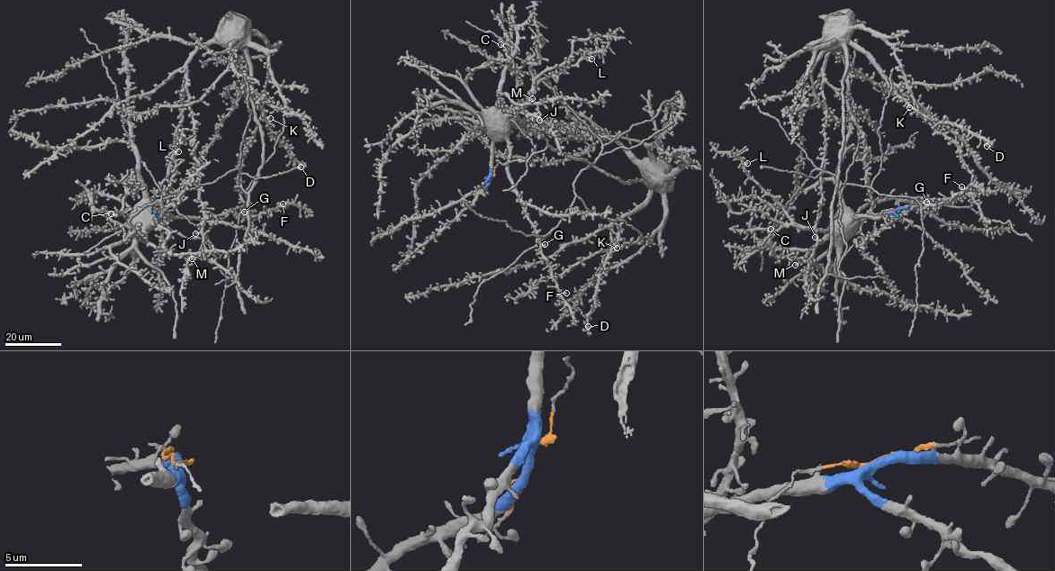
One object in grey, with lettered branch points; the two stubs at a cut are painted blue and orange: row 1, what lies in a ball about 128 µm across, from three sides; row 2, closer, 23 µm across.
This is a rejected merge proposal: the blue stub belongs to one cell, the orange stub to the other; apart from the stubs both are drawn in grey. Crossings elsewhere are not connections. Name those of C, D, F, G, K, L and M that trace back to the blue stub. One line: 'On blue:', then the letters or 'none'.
On blue: C, F, G, L, M

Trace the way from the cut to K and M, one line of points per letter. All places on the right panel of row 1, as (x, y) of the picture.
K: (897, 208), (883, 211), (873, 231), (858, 237), (839, 276), (826, 274), (847, 42), (909, 107)
M: (897, 208), (866, 217), (845, 235), (828, 238), (806, 255), (807, 261), (800, 259), (794, 265)

